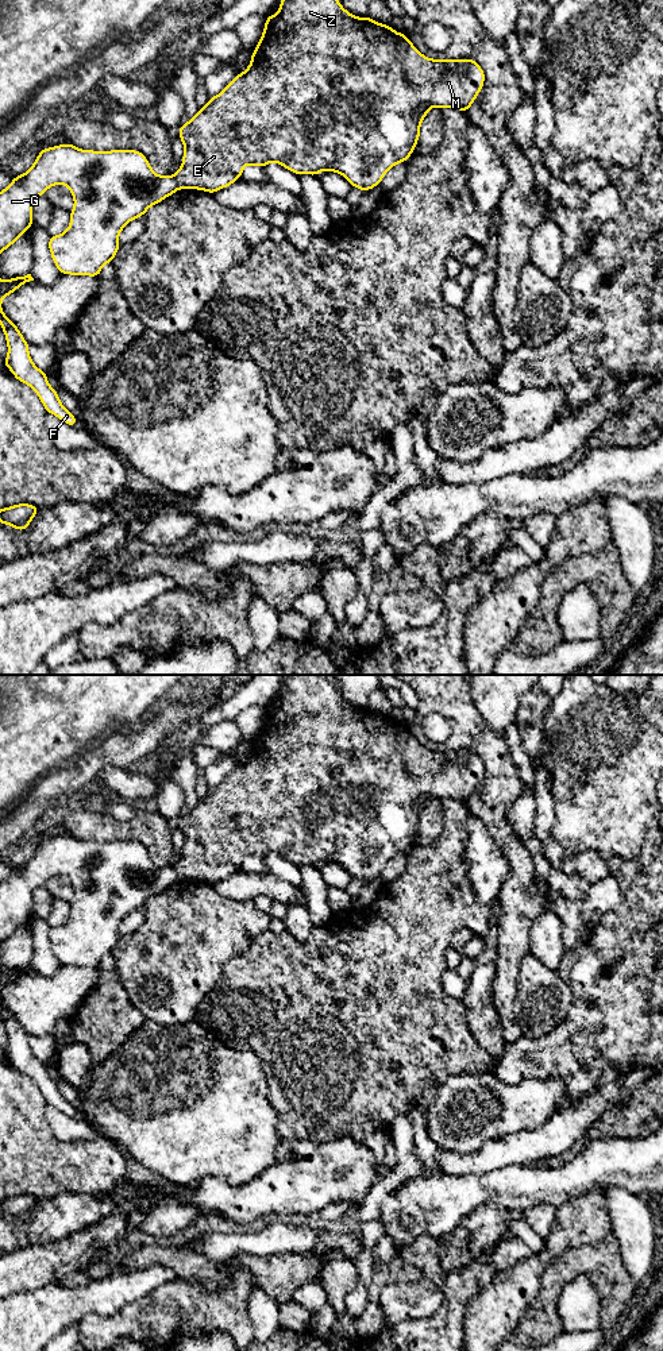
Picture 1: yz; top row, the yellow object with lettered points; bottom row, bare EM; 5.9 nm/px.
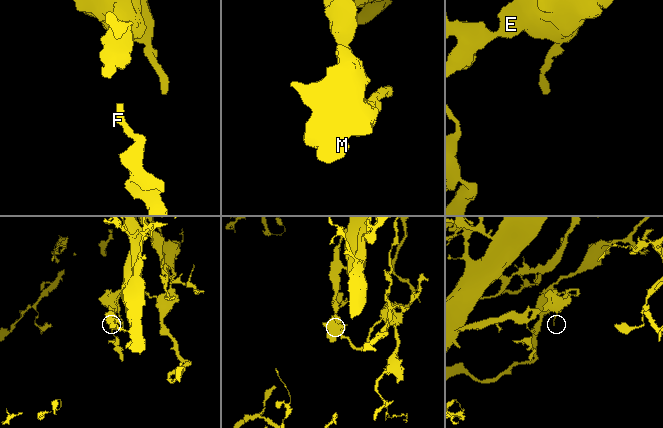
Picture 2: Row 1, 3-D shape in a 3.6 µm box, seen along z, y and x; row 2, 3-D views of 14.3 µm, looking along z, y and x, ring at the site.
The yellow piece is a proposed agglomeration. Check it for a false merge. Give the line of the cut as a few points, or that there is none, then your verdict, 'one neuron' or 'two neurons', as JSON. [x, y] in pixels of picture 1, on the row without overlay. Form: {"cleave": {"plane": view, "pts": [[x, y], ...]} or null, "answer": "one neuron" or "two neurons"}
{"cleave": {"plane": "yz", "pts": [[172, 867], [178, 879]]}, "answer": "two neurons"}

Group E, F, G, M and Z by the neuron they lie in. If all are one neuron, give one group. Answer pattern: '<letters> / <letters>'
E M Z / F G

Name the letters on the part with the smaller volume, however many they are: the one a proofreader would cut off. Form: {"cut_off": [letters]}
{"cut_off": ["E", "M", "Z"]}

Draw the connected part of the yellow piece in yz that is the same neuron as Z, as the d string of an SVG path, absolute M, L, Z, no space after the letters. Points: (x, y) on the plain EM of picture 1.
M290 675L284 679L278 703L269 706L266 710L263 725L251 745L247 761L239 764L220 785L209 788L208 795L198 800L186 815L180 817L178 829L182 831L185 842L182 856L173 868L178 873L178 880L198 880L213 885L239 871L246 856L263 860L270 853L278 853L297 866L319 866L323 861L339 864L347 869L351 877L366 883L379 876L389 860L408 852L417 835L420 815L432 798L455 799L467 803L481 783L483 773L485 764L477 752L470 749L462 752L431 750L423 746L406 726L394 722L390 717L377 714L370 707L356 709L346 702L325 675Z

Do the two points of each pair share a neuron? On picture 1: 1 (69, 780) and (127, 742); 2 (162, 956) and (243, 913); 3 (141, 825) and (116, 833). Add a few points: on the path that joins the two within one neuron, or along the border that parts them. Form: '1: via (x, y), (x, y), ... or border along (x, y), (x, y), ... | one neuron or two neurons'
1: via (84, 768), (99, 755), (112, 751) | one neuron
2: via (182, 944), (196, 930), (223, 927) | one neuron
3: via (135, 829), (122, 830) | one neuron

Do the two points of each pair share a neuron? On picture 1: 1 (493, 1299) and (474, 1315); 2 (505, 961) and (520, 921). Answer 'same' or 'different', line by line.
1: same
2: same

